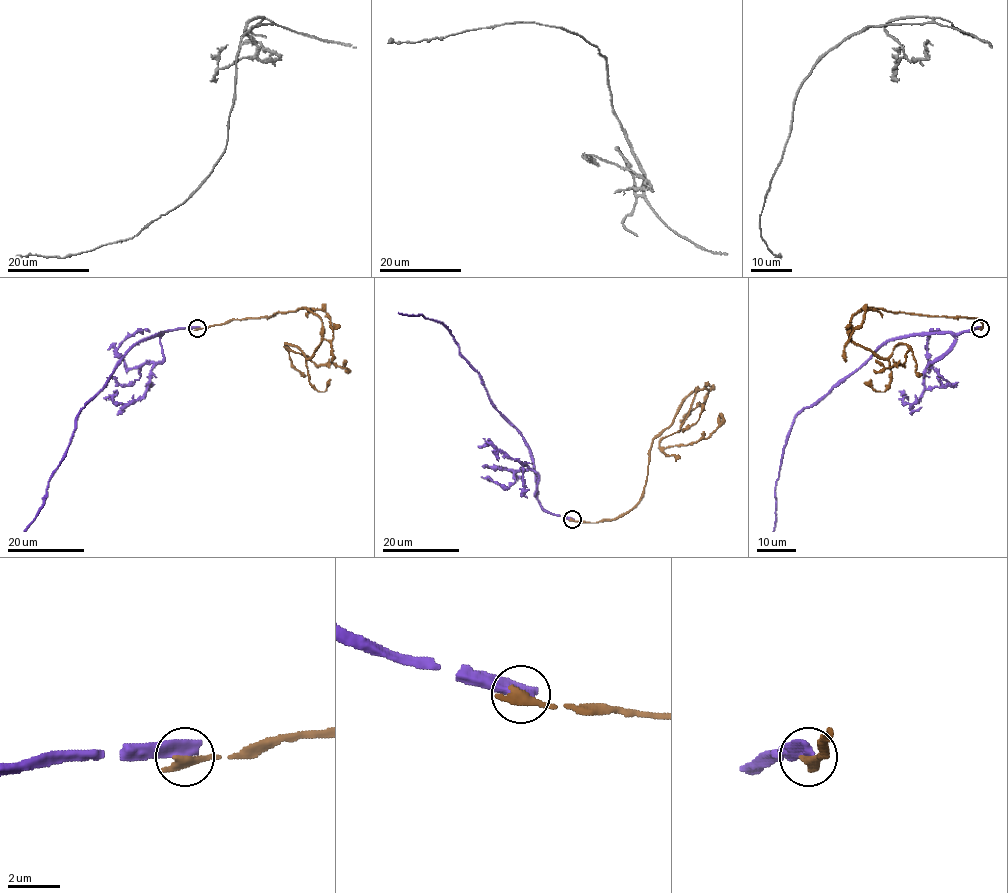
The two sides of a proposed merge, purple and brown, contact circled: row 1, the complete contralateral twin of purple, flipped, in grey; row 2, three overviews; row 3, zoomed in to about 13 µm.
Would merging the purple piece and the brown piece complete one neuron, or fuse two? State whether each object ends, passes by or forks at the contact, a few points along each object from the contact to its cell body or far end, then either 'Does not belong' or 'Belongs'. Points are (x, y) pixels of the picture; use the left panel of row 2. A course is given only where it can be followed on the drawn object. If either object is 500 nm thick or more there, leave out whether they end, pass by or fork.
Course of purple: (198, 328), (142, 339), (117, 363), (76, 418), (43, 507), (23, 531). Course of brown: (198, 328), (309, 309), (322, 321), (322, 341), (309, 358), (285, 344), (317, 365), (336, 364), (345, 370). Does not belong

